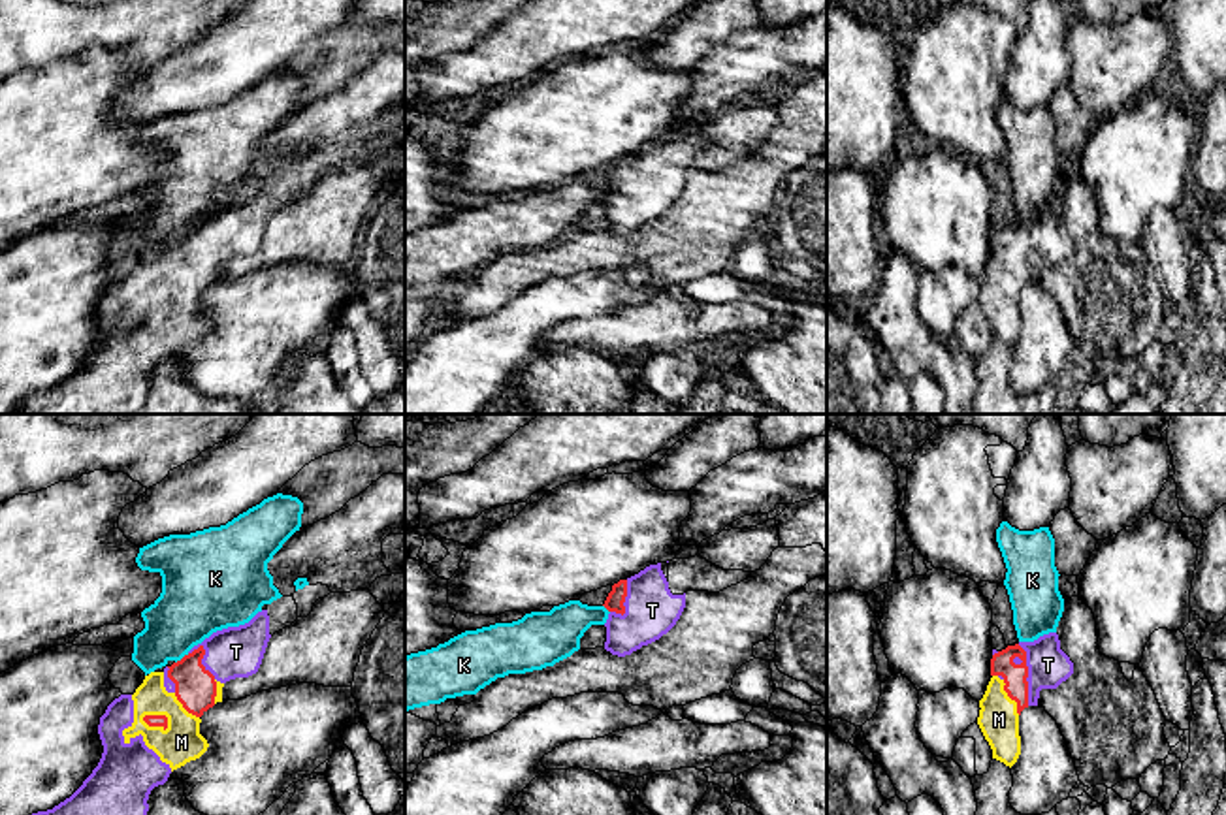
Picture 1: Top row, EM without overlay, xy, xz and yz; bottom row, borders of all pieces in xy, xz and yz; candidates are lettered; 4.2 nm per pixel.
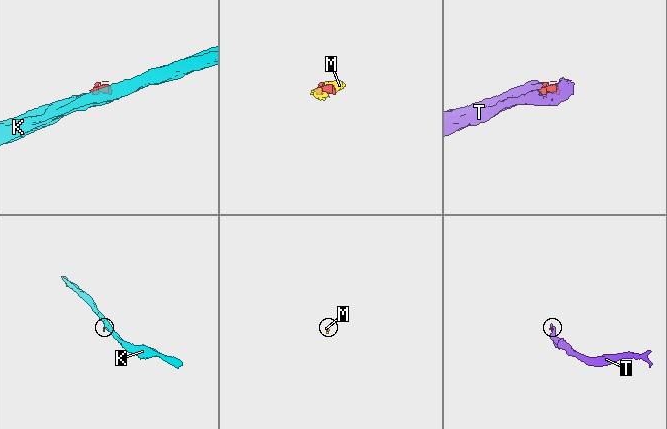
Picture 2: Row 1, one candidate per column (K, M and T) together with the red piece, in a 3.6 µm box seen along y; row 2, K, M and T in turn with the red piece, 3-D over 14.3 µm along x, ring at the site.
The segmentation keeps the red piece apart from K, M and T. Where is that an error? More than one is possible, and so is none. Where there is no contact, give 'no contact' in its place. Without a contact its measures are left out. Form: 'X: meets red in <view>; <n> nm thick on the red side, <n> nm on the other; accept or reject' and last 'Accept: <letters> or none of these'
K: meets red in xy; 180 nm thick on the red side, 300 nm on the other; reject
M: meets red in xy; 50 nm thick on the red side, 180 nm on the other; accept
T: meets red in yz; 100 nm thick on the red side, 180 nm on the other; accept
Accept: M, T

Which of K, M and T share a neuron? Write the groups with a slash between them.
K / M T

